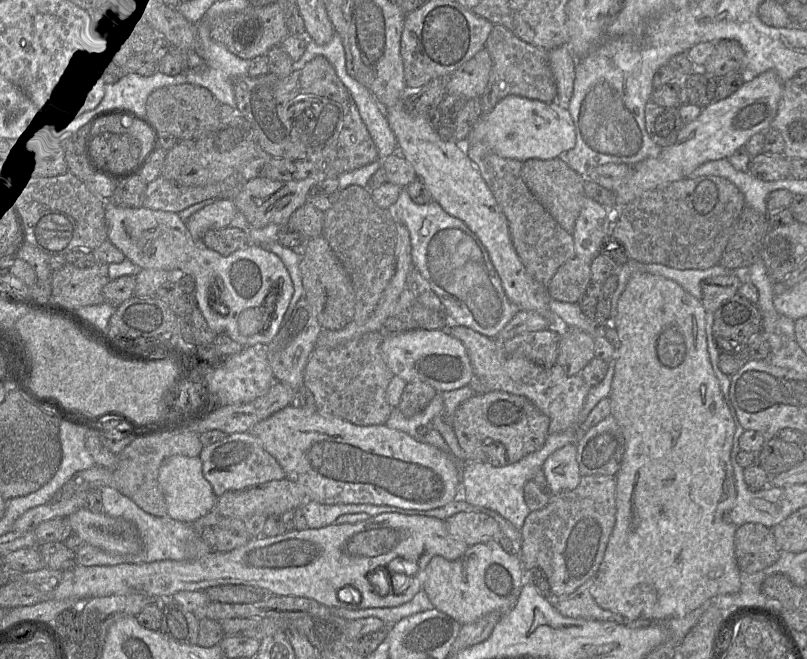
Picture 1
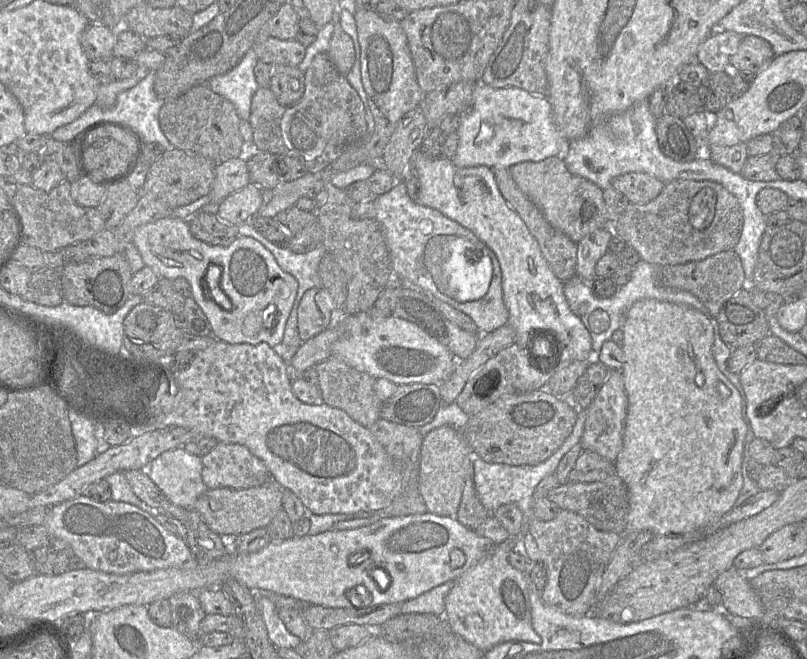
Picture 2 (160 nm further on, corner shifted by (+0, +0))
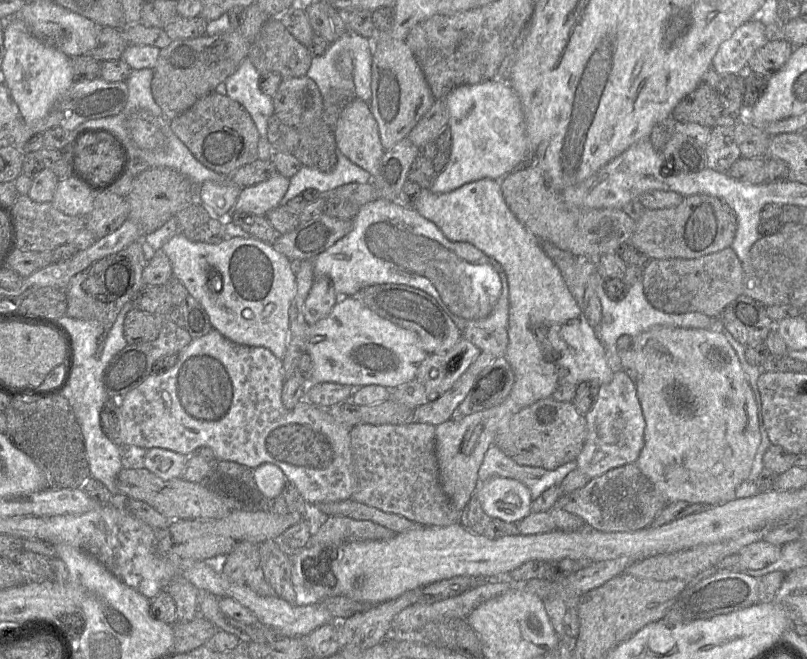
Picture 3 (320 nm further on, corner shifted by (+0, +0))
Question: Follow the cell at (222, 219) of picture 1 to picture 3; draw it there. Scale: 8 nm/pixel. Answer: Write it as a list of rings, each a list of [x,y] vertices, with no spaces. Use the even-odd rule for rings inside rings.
[[[274,173],[268,180],[242,187],[234,211],[266,216],[278,207],[290,184],[290,179]]]

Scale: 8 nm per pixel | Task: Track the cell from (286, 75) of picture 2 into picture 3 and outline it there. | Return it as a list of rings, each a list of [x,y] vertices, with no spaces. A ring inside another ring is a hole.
[[[307,75],[282,79],[272,100],[274,115],[283,124],[296,129],[301,145],[313,156],[315,167],[331,172],[337,164],[337,145],[334,132],[323,120],[323,95],[317,84]]]

